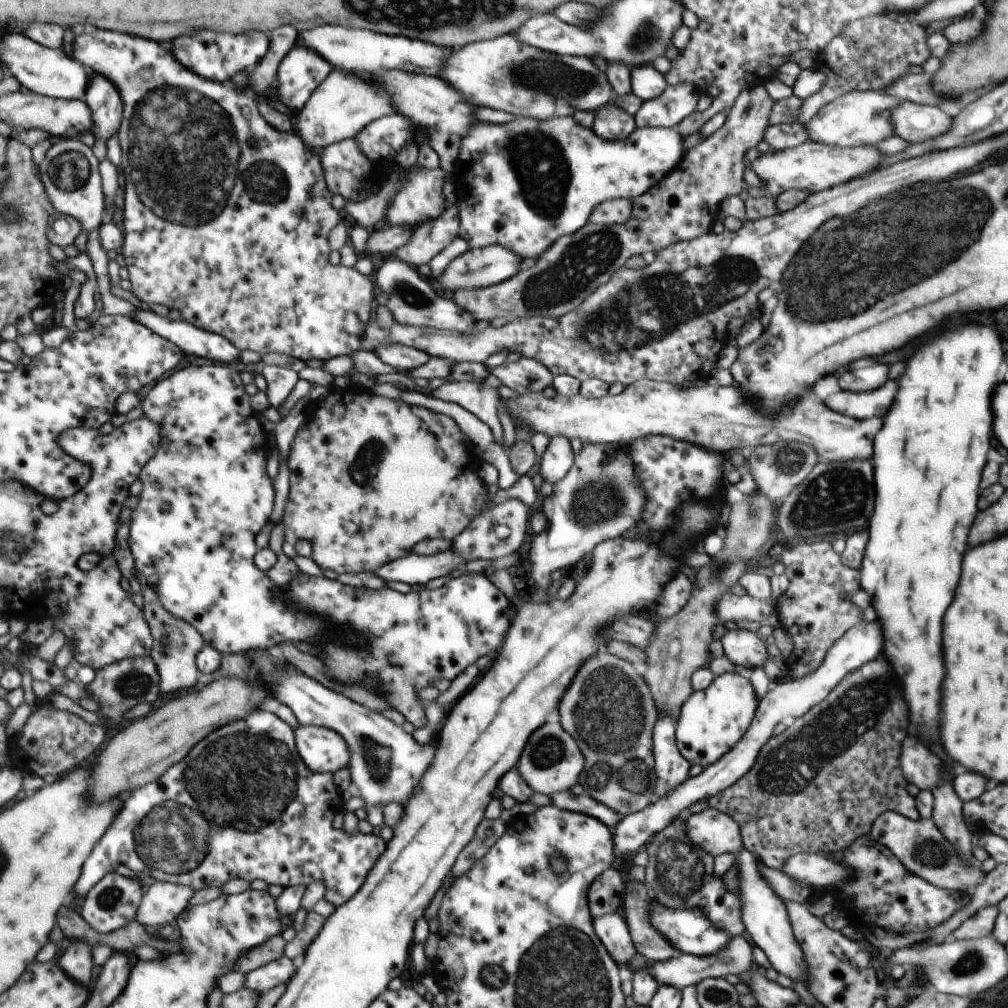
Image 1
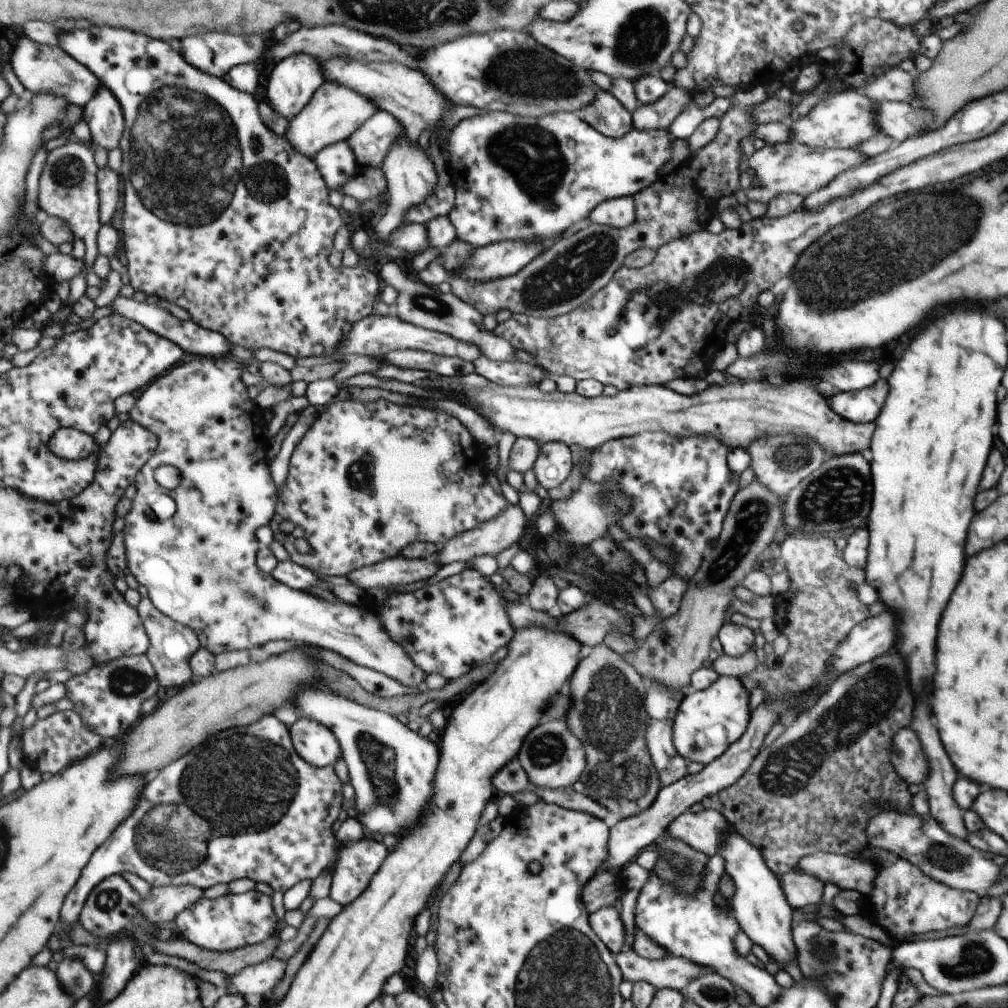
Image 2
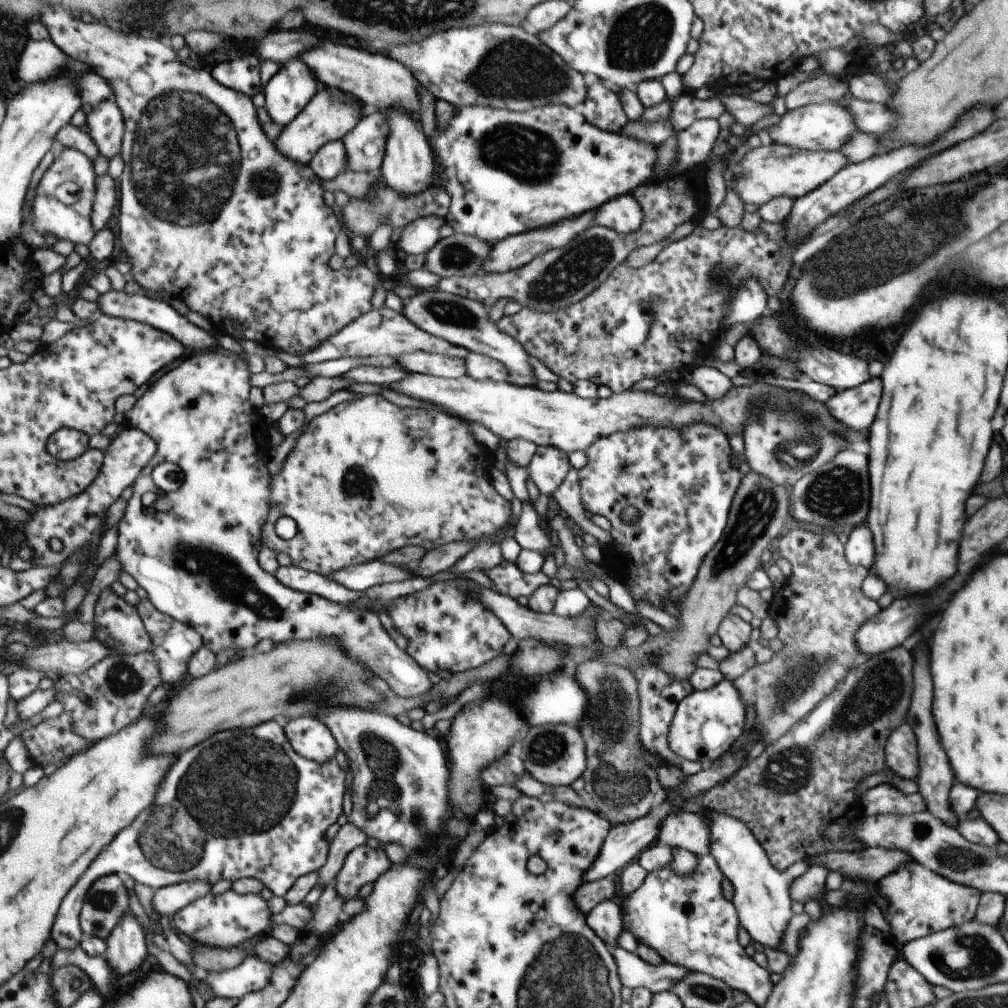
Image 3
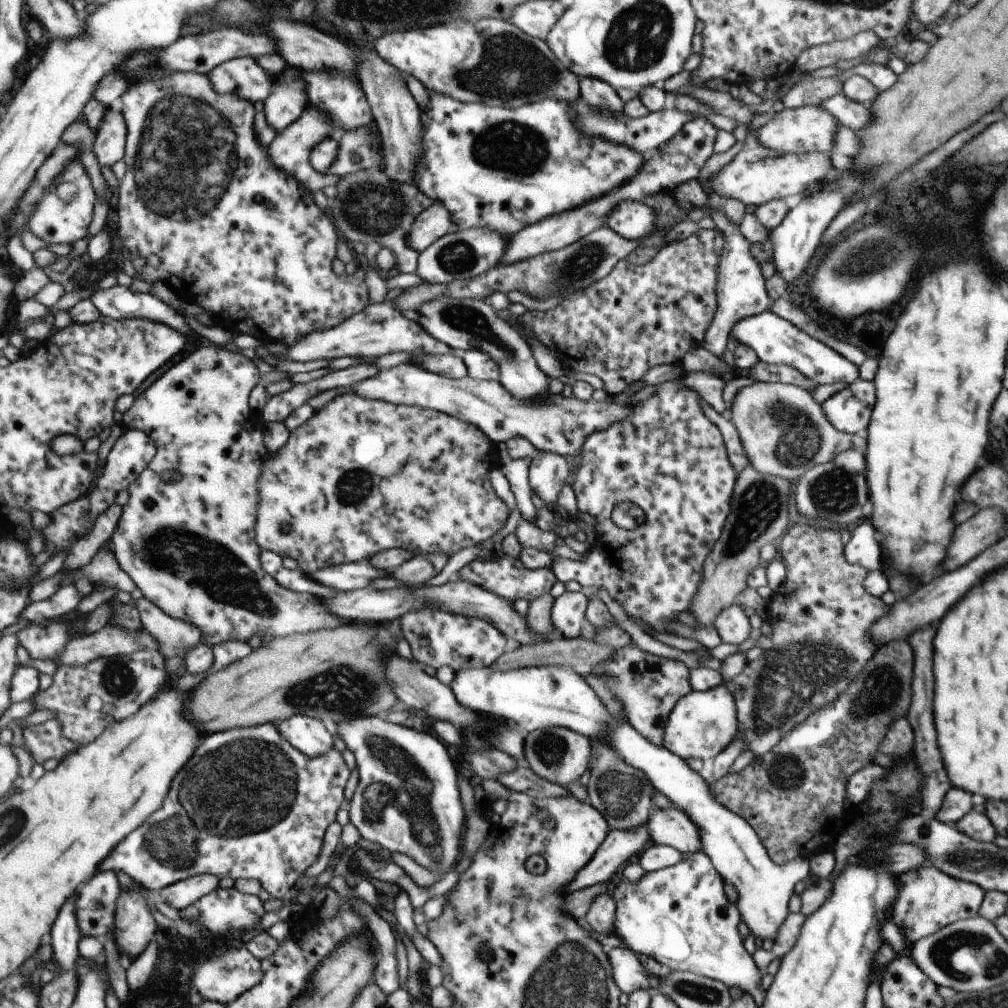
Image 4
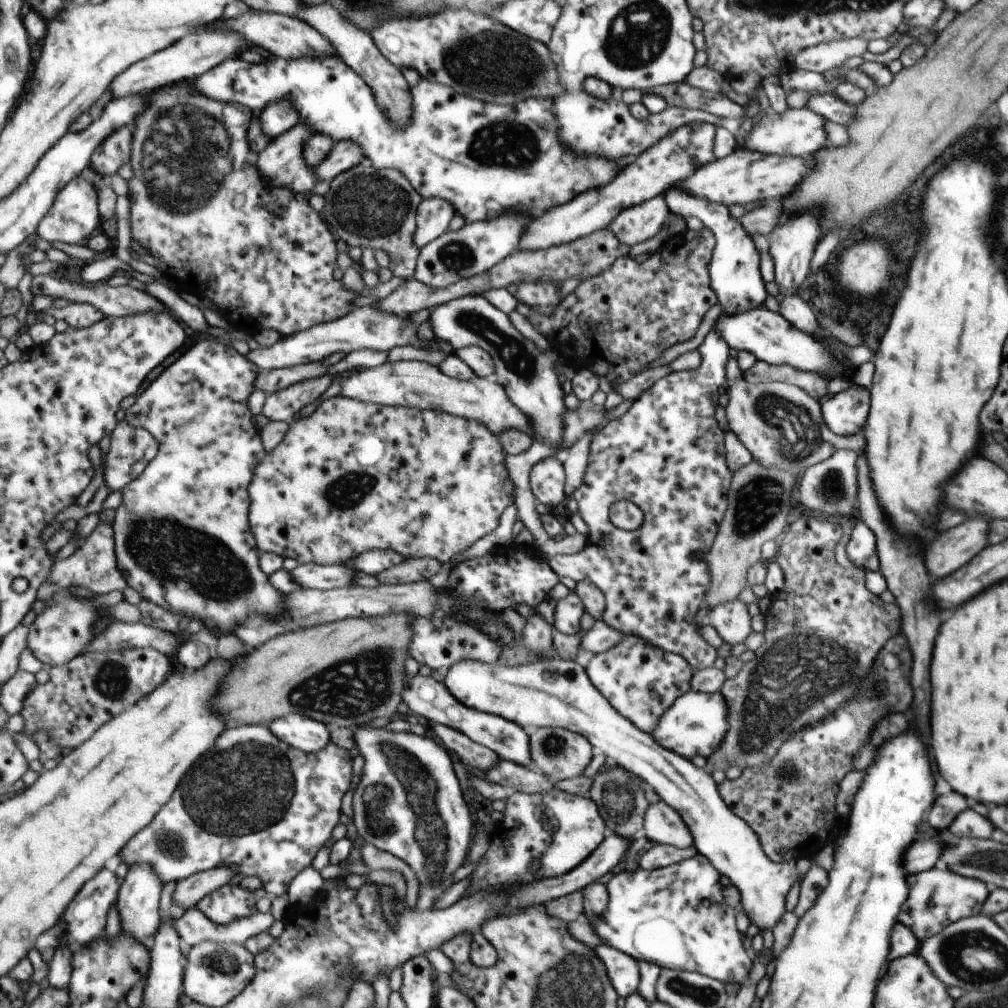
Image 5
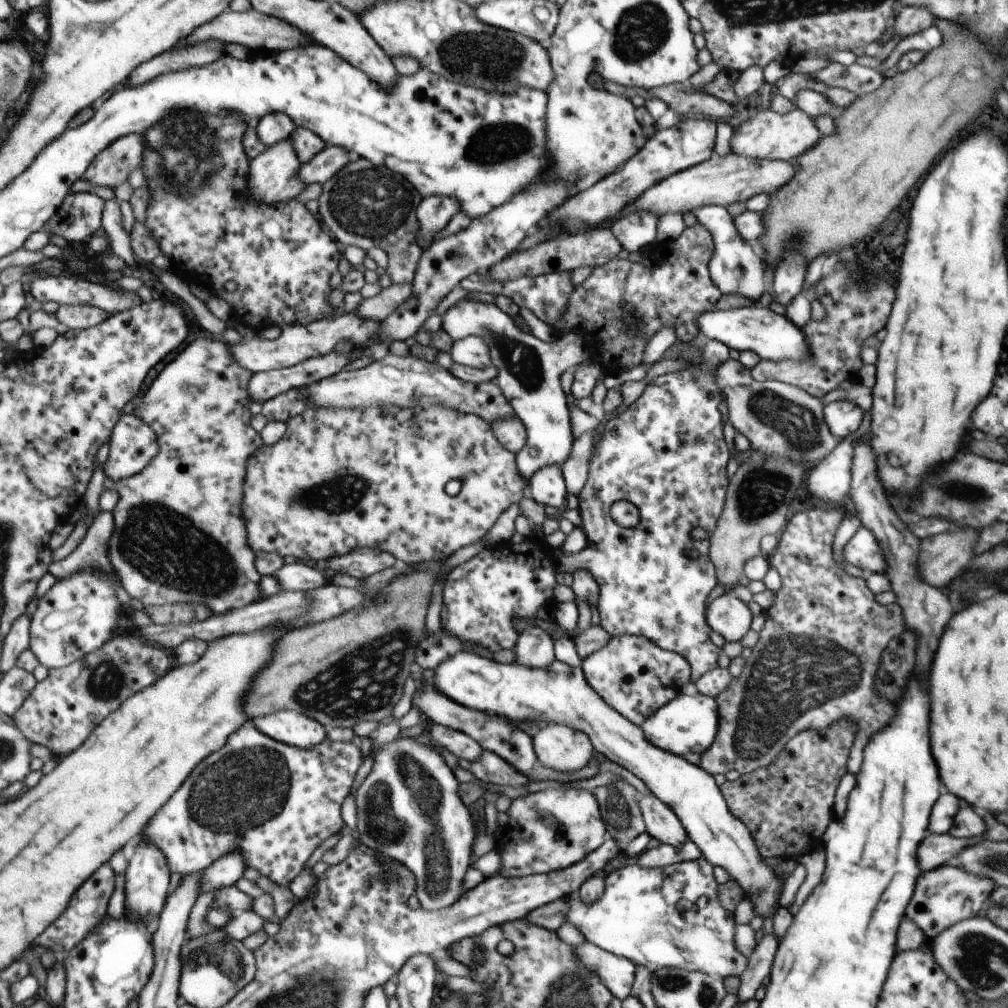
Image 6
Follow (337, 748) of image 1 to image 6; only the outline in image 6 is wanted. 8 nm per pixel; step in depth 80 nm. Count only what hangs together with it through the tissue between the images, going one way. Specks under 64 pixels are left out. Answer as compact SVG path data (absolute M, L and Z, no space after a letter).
M293 710L259 718L257 726L275 740L302 749L315 748L327 738L327 729L318 720Z

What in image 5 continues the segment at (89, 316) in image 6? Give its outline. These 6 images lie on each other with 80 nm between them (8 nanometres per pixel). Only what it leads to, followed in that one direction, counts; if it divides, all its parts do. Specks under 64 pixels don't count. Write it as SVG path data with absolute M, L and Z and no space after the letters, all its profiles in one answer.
M69 303L64 308L50 307L41 313L49 314L56 320L63 320L69 327L74 328L89 328L106 317L101 310L89 303Z

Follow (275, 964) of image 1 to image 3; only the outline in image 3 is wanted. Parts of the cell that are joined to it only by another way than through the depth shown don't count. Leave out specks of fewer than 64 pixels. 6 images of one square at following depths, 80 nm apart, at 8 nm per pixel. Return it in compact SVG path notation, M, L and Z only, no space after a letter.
M252 954L233 970L207 974L203 982L208 983L219 997L237 1001L269 986L275 967L271 961Z

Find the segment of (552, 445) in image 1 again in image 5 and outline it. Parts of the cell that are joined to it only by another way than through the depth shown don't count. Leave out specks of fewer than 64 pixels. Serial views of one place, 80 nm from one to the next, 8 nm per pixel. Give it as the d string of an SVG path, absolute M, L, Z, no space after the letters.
M549 455L530 468L527 489L547 508L557 506L563 498L567 497L564 491L564 480L561 456Z

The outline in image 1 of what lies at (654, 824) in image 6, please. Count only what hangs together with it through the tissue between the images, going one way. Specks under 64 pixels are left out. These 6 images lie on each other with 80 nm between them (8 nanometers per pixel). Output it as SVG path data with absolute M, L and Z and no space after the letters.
M709 807L699 813L685 813L686 835L711 856L742 850L740 826L727 813Z

